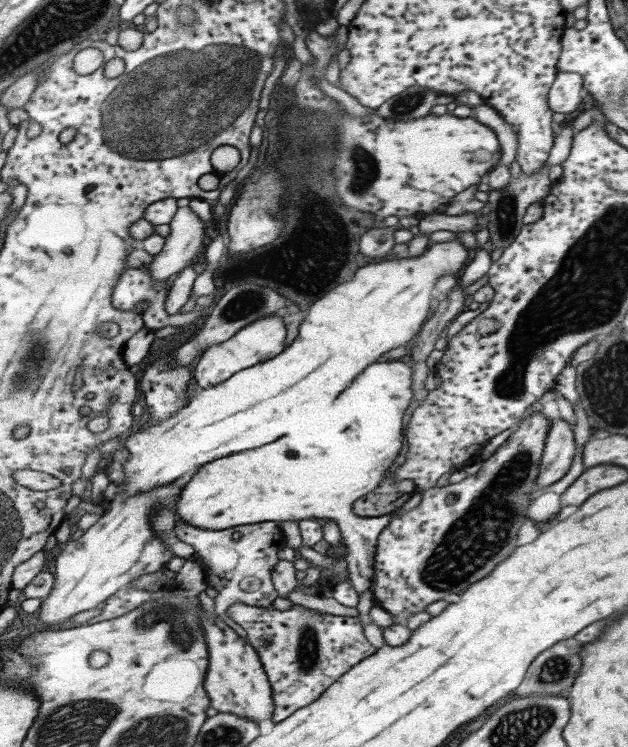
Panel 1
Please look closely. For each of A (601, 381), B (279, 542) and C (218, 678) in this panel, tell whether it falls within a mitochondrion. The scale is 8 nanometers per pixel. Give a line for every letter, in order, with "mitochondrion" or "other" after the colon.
A: mitochondrion
B: other
C: other

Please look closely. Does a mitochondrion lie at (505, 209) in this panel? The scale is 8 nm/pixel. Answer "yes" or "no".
yes

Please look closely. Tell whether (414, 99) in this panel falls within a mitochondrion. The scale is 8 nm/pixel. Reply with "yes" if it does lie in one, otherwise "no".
yes

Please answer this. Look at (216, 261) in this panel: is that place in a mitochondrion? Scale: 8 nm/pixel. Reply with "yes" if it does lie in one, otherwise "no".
no

